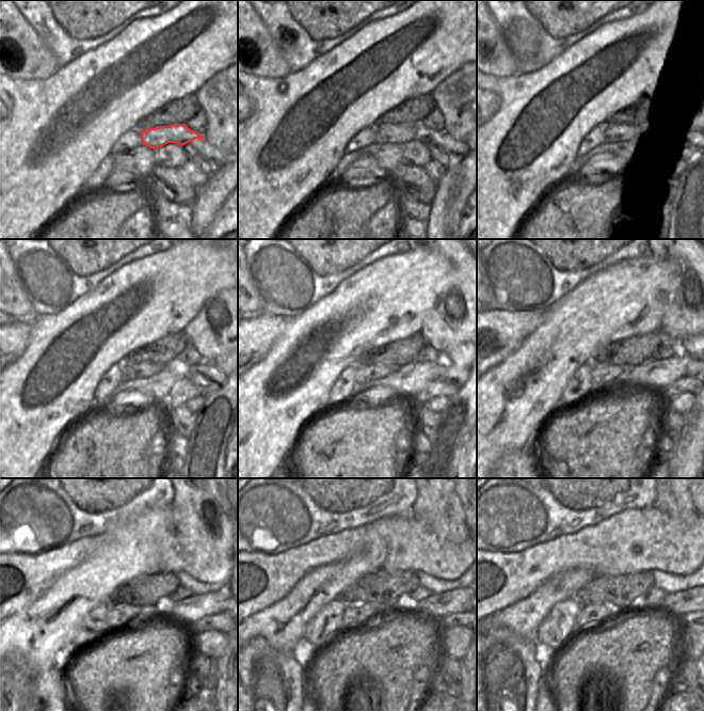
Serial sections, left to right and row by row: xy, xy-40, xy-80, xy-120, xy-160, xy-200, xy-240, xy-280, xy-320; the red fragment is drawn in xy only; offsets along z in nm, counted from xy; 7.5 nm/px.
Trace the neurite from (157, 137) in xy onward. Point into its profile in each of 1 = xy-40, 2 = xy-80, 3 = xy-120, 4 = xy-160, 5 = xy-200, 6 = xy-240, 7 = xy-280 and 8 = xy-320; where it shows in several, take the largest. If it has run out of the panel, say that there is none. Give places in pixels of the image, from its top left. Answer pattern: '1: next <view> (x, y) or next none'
1: next xy-40 (384, 132)
2: next xy-80 (614, 132)
3: next xy-120 (130, 370)
4: next xy-160 (366, 373)
5: next xy-200 (601, 374)
6: next xy-240 (120, 617)
7: next xy-280 (356, 616)
8: next xy-320 (590, 616)

